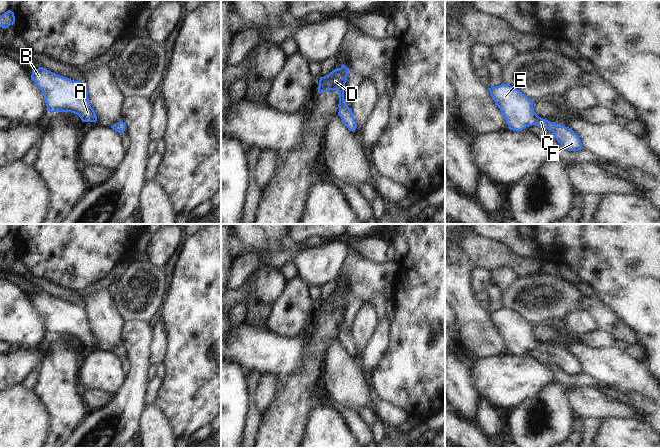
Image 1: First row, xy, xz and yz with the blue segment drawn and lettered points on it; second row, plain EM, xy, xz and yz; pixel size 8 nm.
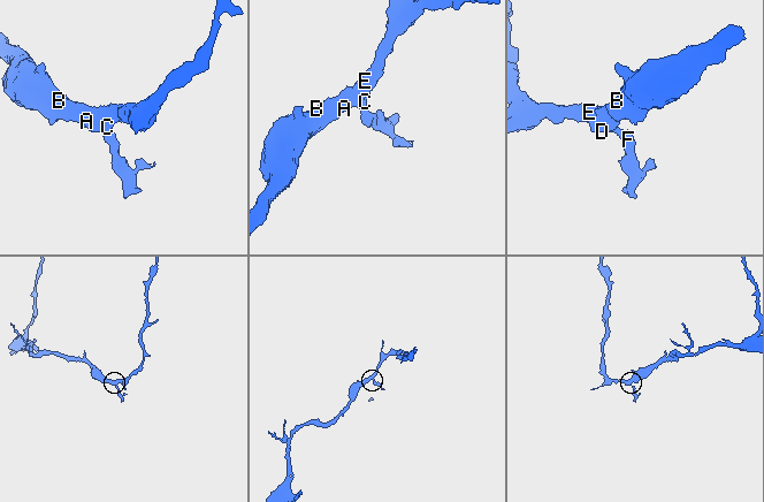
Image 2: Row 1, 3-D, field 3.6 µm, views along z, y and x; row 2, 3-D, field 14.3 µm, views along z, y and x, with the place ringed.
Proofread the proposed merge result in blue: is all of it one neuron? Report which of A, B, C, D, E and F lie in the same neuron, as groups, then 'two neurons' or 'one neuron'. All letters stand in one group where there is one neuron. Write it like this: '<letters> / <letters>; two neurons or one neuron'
A B C D E F; one neuron

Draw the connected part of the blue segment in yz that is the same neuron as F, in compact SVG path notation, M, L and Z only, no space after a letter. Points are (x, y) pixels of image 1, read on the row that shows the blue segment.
M505 83L488 88L490 95L506 119L510 130L519 132L537 125L553 132L557 141L568 151L583 149L579 136L569 127L557 126L554 122L539 117L529 97Z

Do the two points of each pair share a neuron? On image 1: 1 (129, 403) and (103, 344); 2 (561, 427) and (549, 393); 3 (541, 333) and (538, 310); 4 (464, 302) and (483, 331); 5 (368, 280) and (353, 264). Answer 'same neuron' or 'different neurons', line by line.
1: different neurons
2: same neuron
3: different neurons
4: same neuron
5: same neuron

